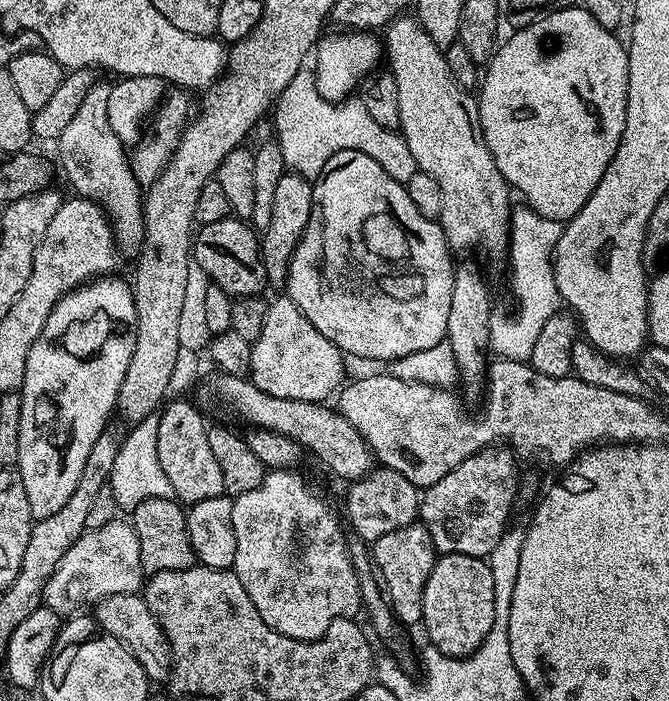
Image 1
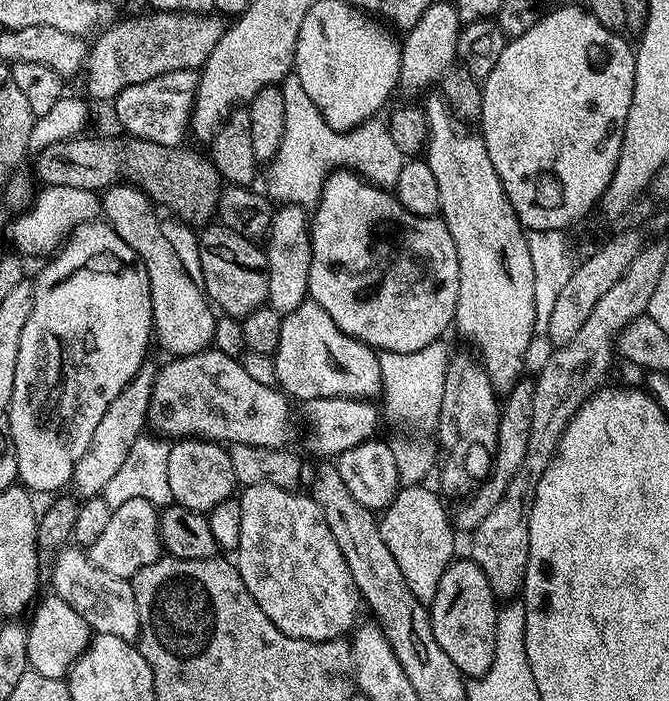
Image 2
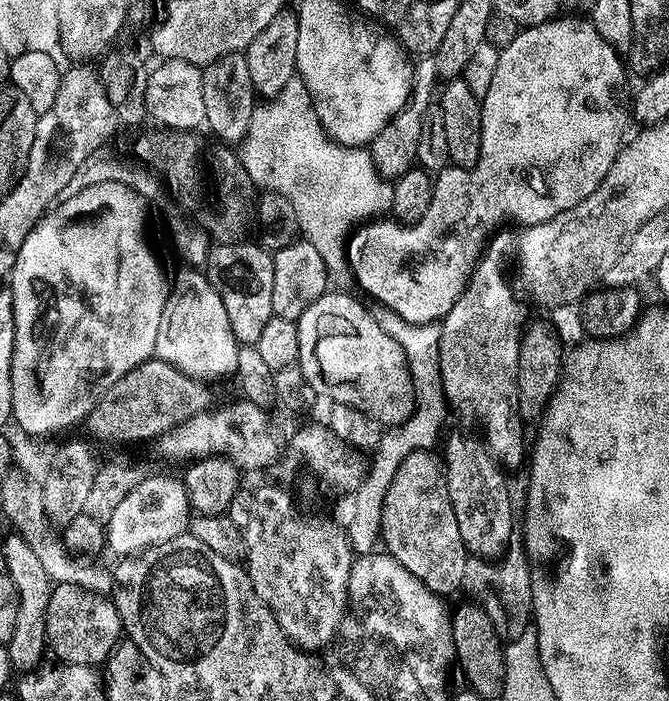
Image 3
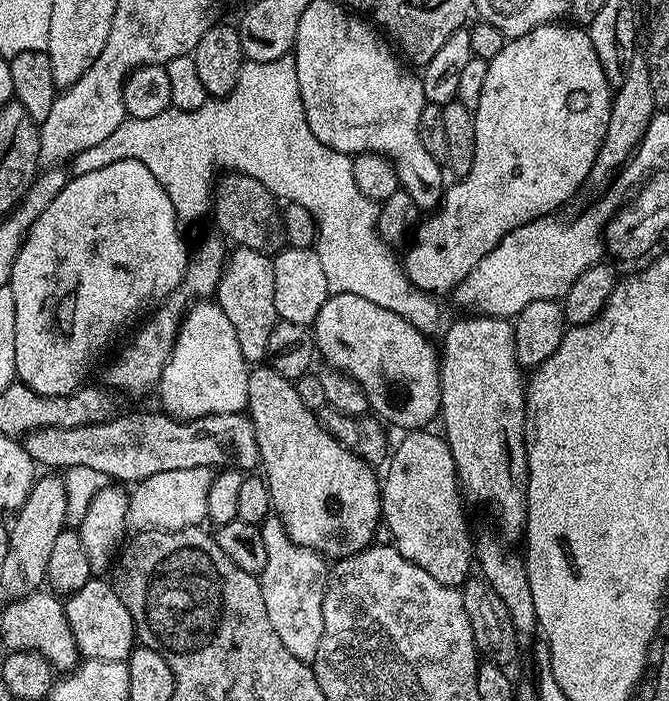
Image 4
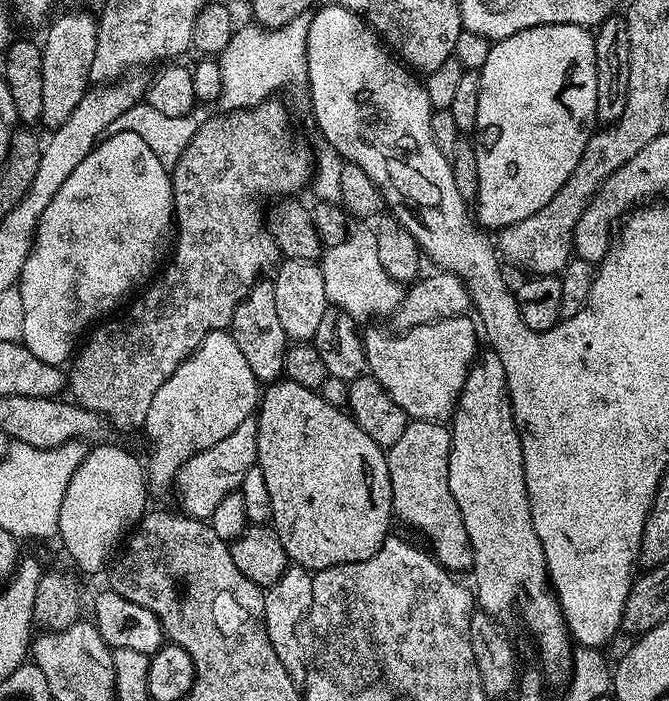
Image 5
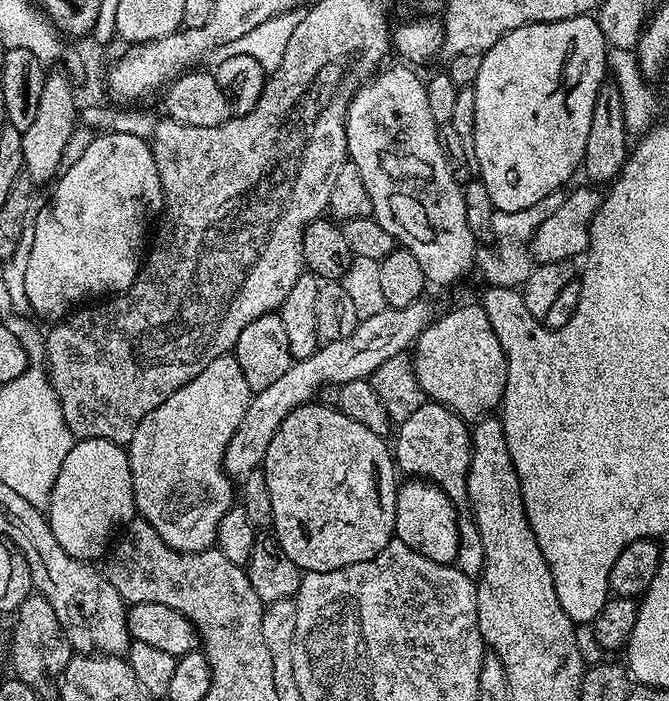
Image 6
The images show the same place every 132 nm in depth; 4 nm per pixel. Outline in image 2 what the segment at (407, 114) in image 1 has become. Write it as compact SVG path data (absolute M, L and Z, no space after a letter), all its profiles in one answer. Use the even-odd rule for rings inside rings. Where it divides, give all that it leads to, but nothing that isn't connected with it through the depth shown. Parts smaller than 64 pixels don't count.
M433 94L422 104L424 118L428 123L428 143L426 159L430 170L434 170L434 179L438 181L439 215L454 238L458 250L458 302L456 303L455 331L460 331L478 353L497 393L511 392L517 380L521 379L524 368L524 355L532 344L532 335L538 332L536 327L536 299L534 298L534 266L530 262L530 246L526 229L520 223L518 214L506 198L502 178L490 162L490 154L484 145L484 137L479 131L472 132L467 123L461 122L454 115L443 96Z

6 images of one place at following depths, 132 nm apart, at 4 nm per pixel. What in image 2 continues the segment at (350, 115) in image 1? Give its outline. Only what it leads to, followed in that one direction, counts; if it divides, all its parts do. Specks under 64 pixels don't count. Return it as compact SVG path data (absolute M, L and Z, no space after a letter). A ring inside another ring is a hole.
M295 74L285 76L282 87L286 102L286 128L278 154L267 165L266 192L273 201L311 209L320 203L328 173L341 166L360 173L369 184L378 188L395 189L398 173L406 158L402 150L398 150L394 138L390 138L390 130L383 119L373 118L348 132L336 132L324 121L314 102L306 98L306 90L302 90L302 82L298 82Z

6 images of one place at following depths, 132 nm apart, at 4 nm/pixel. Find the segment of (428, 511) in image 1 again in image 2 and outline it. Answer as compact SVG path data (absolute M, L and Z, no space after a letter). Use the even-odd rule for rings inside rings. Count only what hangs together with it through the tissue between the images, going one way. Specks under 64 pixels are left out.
M521 378L517 380L511 392L507 393L505 400L508 401L503 401L500 410L500 425L496 435L496 451L492 457L492 470L471 495L461 499L464 501L457 506L456 512L454 508L454 524L457 529L475 530L484 521L486 514L490 514L490 510L494 510L494 506L498 506L502 494L506 494L506 486L510 482L510 478L514 478L514 474L522 466L522 462L526 458L528 439L532 429L533 387L531 379Z

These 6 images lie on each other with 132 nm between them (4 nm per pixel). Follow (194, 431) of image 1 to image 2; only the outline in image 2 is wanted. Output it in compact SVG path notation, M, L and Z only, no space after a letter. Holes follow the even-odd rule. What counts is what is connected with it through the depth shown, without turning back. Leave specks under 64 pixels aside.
M180 438L171 445L168 474L173 501L179 507L205 514L219 503L227 501L232 496L232 488L237 487L228 448L223 443L203 438Z

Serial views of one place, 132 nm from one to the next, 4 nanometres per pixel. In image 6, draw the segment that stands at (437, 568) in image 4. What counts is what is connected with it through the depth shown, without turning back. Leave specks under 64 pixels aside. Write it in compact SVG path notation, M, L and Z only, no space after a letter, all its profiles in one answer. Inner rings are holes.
M425 402L410 414L410 418L399 421L394 442L395 466L405 477L427 480L436 484L450 498L456 507L456 521L460 545L456 555L455 567L462 574L479 578L484 569L484 551L482 534L474 522L468 493L468 471L472 457L472 433L463 418L451 412L446 406L435 402ZM405 472L405 473L404 473Z

